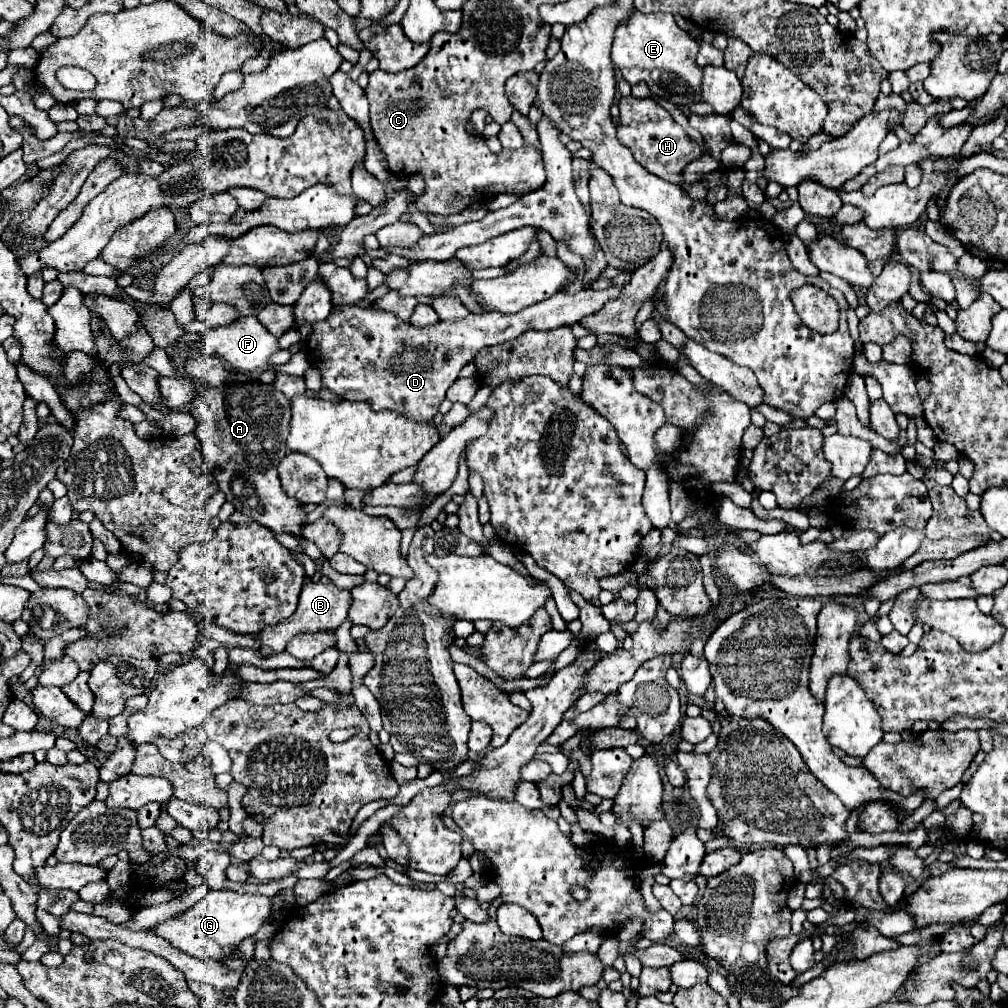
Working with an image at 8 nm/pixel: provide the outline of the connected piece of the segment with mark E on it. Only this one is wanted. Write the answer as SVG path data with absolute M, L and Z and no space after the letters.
M634 12L626 24L616 28L610 58L630 84L644 80L654 94L682 106L700 102L702 68L696 66L696 50L698 42L676 24L672 14Z

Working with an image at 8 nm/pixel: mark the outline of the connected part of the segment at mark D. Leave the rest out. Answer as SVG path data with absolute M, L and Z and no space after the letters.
M612 284L606 290L584 288L578 294L560 292L516 314L468 314L468 318L460 322L438 322L428 330L414 328L410 322L402 322L384 310L342 304L336 306L326 320L312 324L312 338L308 336L304 352L310 364L320 370L322 386L336 396L368 402L374 412L392 410L412 422L432 422L438 406L446 398L446 390L482 348L514 340L528 330L548 332L574 324L582 316L600 310L606 302L616 300L622 290L624 286Z

